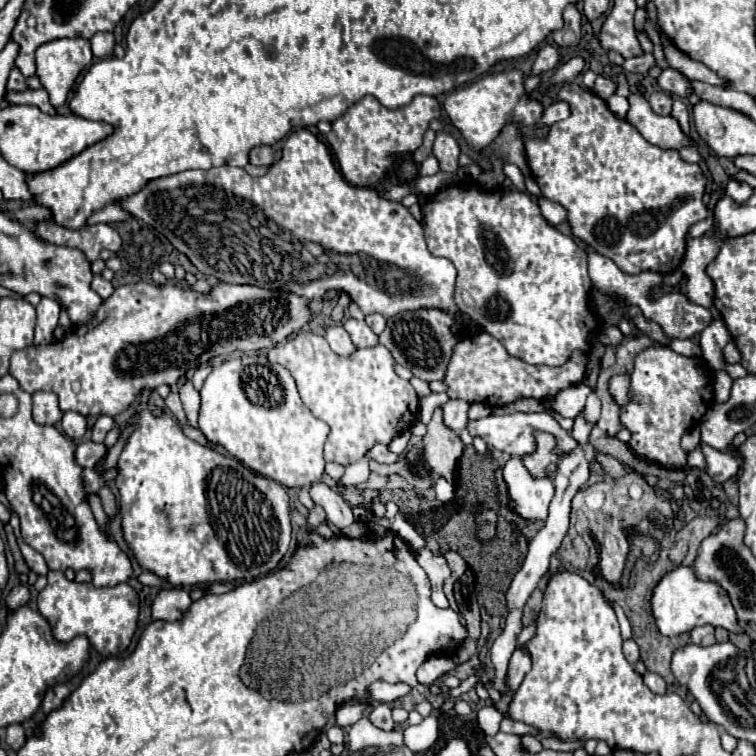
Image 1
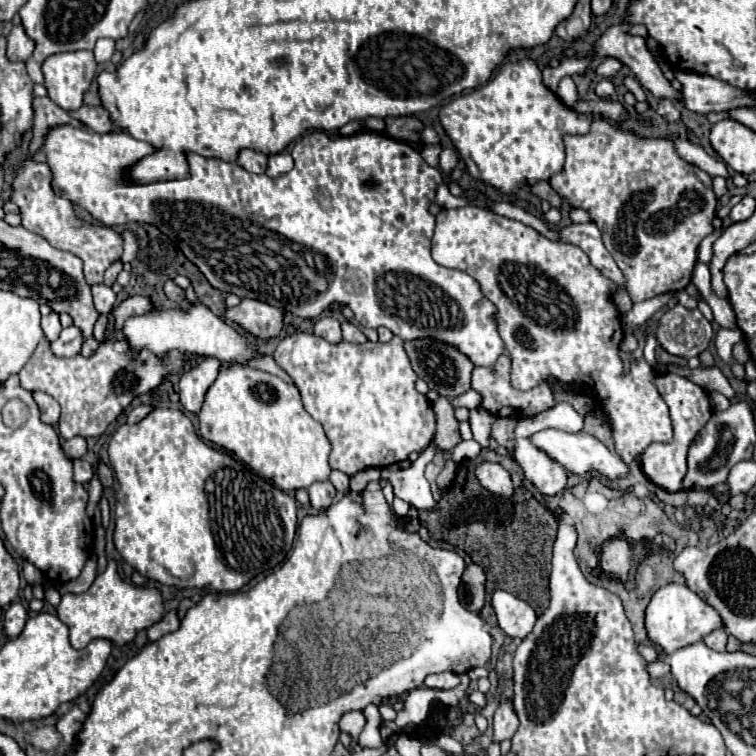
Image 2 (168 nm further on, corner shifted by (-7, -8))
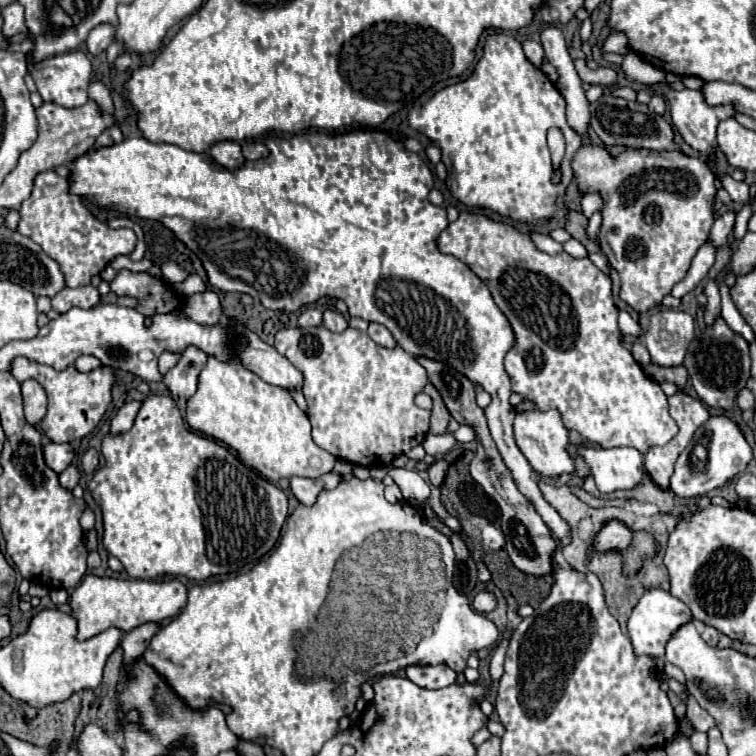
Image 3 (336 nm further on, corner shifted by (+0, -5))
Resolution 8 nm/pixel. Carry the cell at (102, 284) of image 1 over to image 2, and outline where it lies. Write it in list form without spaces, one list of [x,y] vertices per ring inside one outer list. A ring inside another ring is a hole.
[[[106,284],[92,286],[92,298],[94,298],[94,308],[96,308],[98,314],[108,314],[114,308],[114,302],[116,302],[114,290]]]

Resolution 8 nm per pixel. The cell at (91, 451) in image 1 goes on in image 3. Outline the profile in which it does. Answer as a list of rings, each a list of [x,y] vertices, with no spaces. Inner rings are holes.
[[[69,465],[69,467],[59,475],[59,483],[61,483],[65,489],[71,491],[71,489],[79,483],[79,477],[81,477],[81,473],[79,473],[77,465]]]

